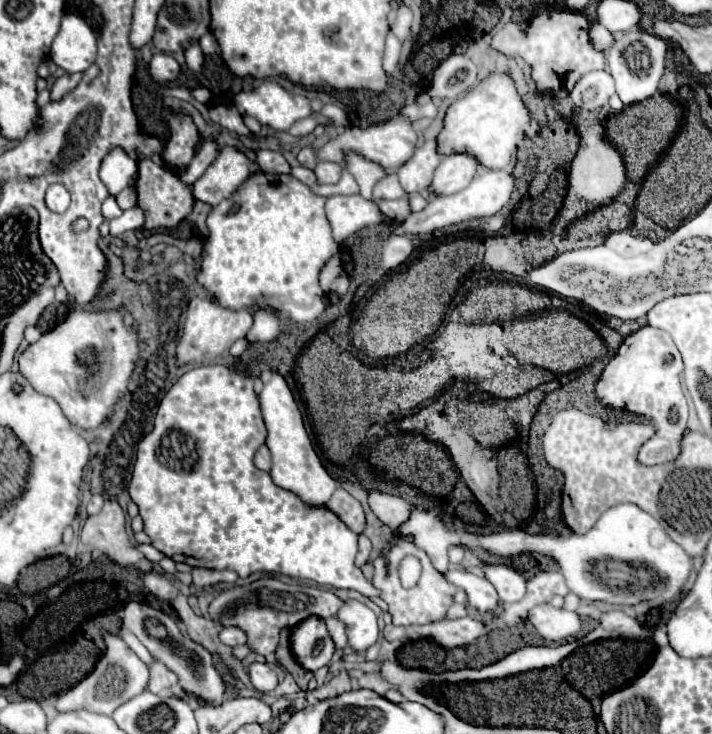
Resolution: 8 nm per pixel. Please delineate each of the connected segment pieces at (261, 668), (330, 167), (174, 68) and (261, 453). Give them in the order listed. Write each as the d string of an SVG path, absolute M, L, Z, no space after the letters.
M252 664L250 666L250 680L256 690L272 692L278 686L278 676L268 664Z
M320 162L314 170L316 178L320 184L336 184L340 180L340 164L332 164L332 162Z
M156 52L152 56L152 60L150 60L150 76L152 76L154 82L166 84L166 82L176 80L178 74L180 74L180 66L170 54Z
M260 446L260 448L258 448L256 458L254 458L254 464L256 464L260 470L264 470L264 472L270 470L270 450L268 450L266 446Z

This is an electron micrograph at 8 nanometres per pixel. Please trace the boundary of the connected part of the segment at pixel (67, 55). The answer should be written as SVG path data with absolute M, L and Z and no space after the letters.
M66 14L62 18L60 32L56 34L50 58L56 66L66 72L84 72L96 58L96 34L94 30L76 14Z

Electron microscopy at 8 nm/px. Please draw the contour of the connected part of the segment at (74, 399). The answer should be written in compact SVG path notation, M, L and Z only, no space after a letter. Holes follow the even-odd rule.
M74 308L58 326L30 344L20 354L18 364L36 392L52 396L74 426L88 430L98 428L116 402L124 398L138 354L138 332L124 324L122 308L102 312ZM112 344L118 344L120 348L114 348Z

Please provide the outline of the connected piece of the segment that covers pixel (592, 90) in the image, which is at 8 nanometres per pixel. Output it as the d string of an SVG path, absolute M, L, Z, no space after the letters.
M590 72L586 74L572 90L570 98L578 108L584 110L600 110L608 104L612 94L612 76L606 72Z

